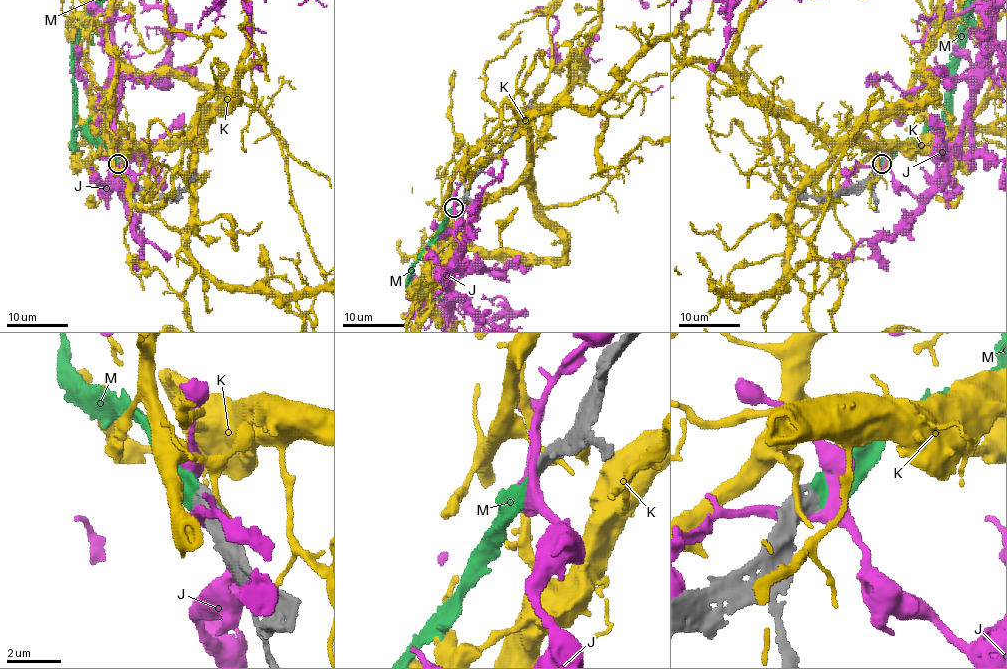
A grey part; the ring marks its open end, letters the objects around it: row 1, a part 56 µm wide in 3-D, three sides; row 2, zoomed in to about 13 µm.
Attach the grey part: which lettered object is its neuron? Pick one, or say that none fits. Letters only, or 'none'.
M

